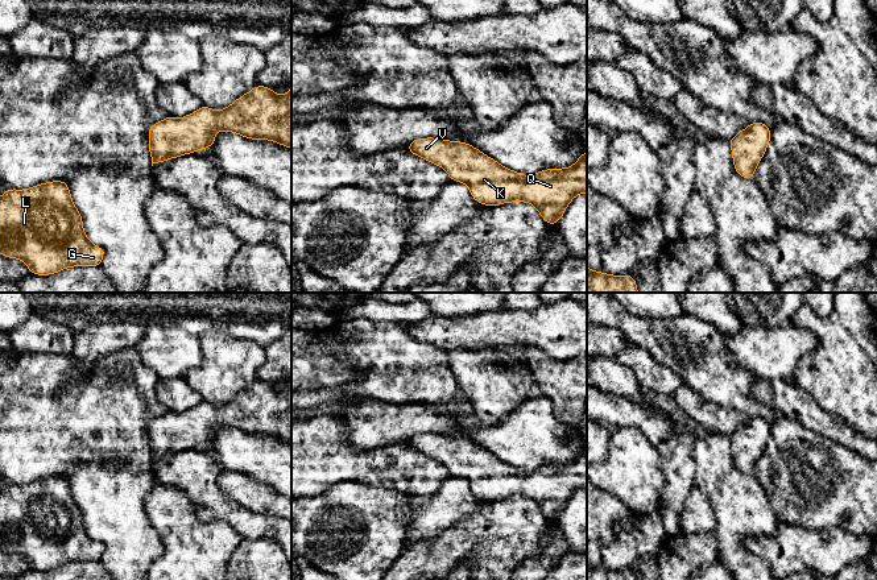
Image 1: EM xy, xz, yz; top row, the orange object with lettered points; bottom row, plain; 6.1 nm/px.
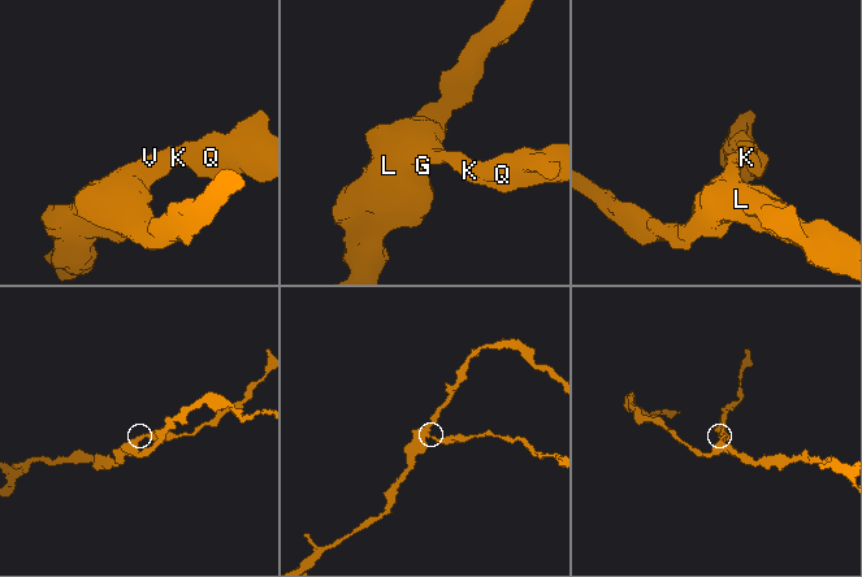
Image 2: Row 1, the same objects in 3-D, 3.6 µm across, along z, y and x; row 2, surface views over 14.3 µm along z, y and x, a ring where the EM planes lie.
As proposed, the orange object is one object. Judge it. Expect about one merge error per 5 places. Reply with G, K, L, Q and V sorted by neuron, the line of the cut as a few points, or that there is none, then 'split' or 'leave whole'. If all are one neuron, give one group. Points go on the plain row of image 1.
G K L Q V | no cut | leave whole

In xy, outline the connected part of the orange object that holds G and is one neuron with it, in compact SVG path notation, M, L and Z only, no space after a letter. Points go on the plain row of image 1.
M53 476L26 485L8 484L0 492L0 550L22 555L32 569L47 571L71 562L100 562L104 544L86 531L67 478Z

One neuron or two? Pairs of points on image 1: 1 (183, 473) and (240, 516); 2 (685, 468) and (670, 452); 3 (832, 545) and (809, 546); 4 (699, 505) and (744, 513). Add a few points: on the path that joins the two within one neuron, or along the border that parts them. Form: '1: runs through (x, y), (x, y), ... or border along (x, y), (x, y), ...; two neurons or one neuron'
1: runs through (198, 485), (219, 506), (226, 509); one neuron
2: runs through (681, 464), (674, 456); one neuron
3: runs through (827, 546), (814, 546); one neuron
4: border along (694, 484), (707, 497), (715, 517), (715, 530); two neurons

